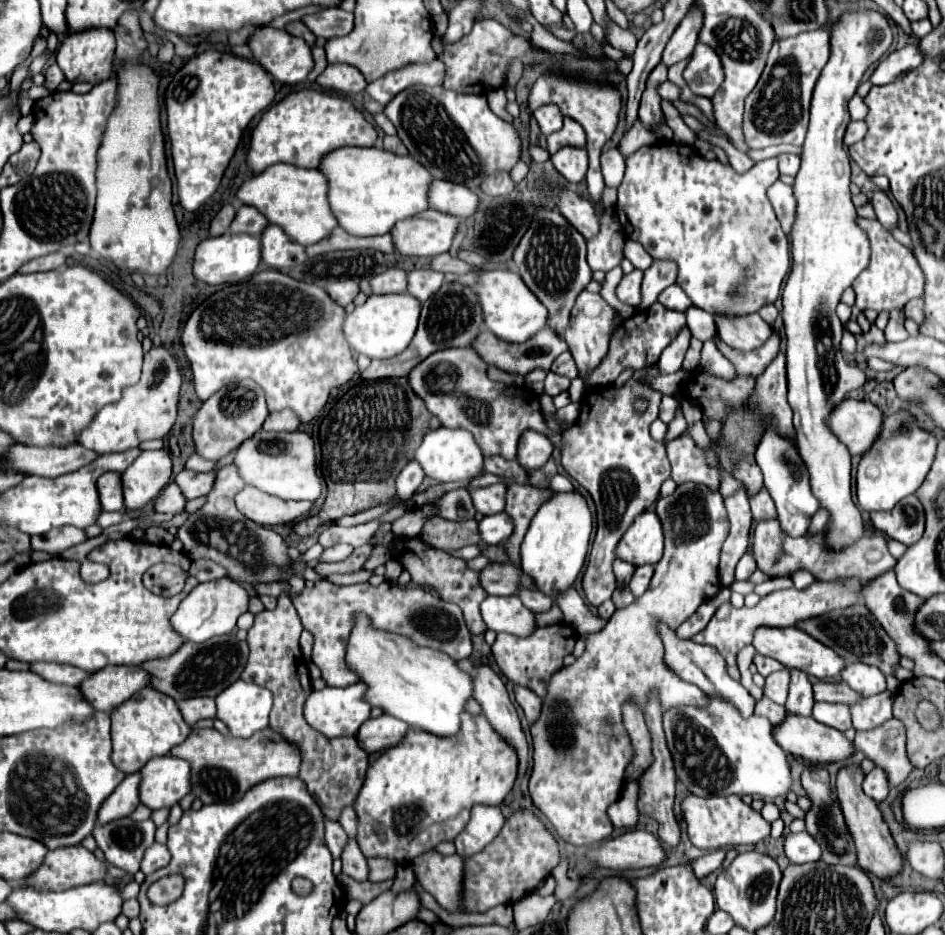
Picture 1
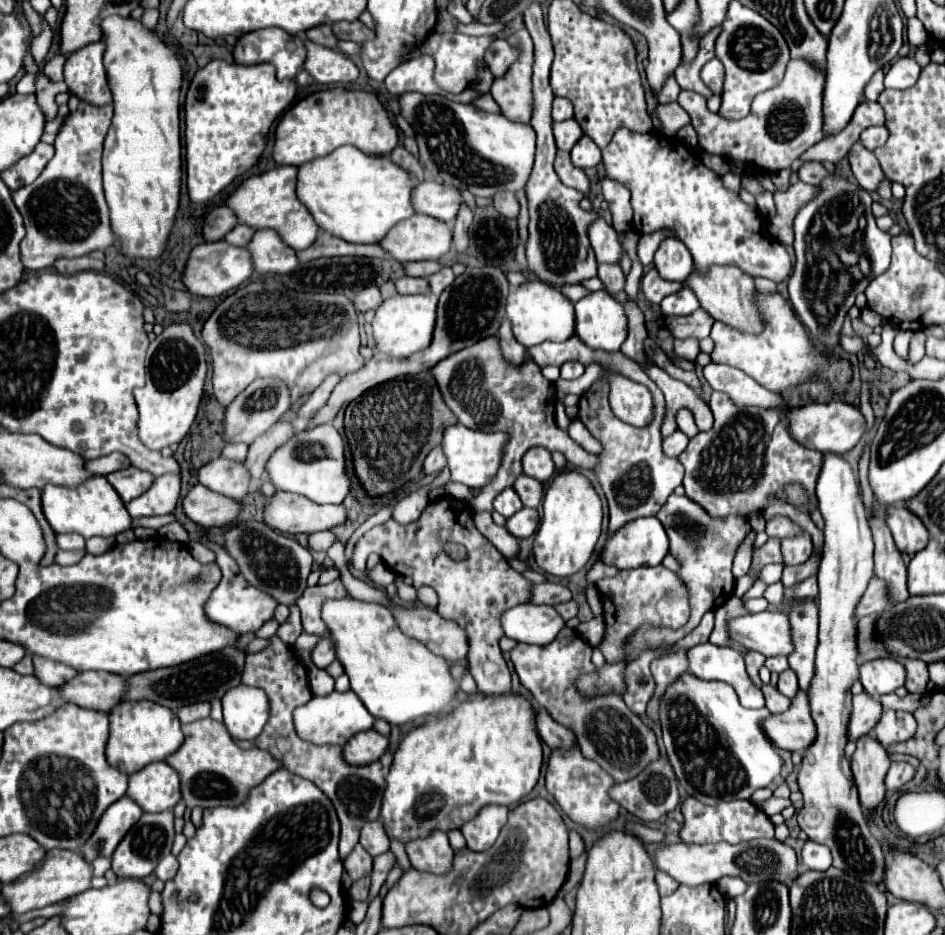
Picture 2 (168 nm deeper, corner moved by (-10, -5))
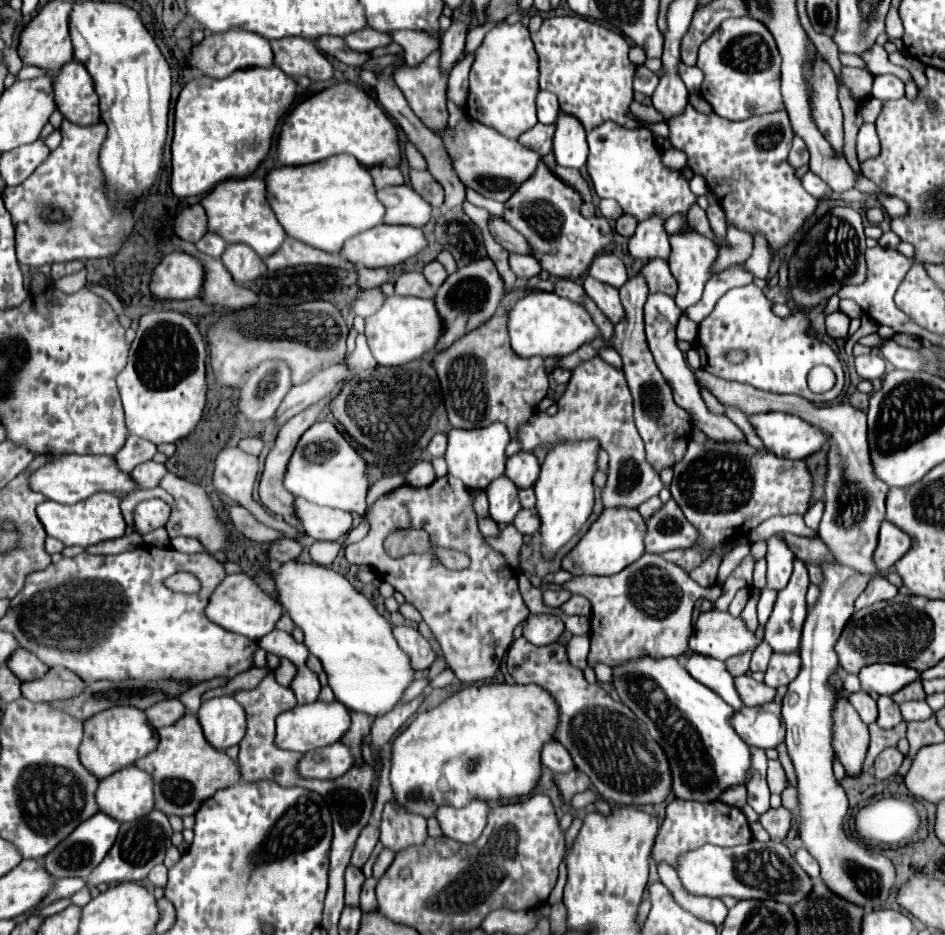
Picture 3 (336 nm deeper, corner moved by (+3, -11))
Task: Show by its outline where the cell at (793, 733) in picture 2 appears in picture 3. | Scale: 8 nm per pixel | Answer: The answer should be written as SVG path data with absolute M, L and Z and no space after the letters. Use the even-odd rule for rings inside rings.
M787 686L777 688L777 696L761 708L743 706L733 712L733 730L749 744L757 748L777 748L785 740L785 724L781 722L781 700Z

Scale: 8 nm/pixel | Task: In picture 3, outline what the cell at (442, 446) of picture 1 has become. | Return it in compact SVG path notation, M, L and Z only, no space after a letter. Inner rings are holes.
M493 422L485 428L475 430L457 430L449 432L449 446L445 452L445 460L449 466L449 474L463 480L471 488L487 488L495 478L505 474L505 448L511 442L509 430L501 422Z

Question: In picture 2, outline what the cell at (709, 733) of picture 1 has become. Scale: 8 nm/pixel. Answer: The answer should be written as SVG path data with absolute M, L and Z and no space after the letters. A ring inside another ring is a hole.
M684 672L674 682L674 686L668 688L664 700L660 702L664 750L674 766L680 786L696 800L710 806L734 798L748 800L758 788L770 788L774 780L780 776L784 760L778 756L774 744L770 742L770 738L766 738L766 732L762 730L762 722L768 716L770 712L766 708L760 710L744 708L730 684L698 680L692 674Z

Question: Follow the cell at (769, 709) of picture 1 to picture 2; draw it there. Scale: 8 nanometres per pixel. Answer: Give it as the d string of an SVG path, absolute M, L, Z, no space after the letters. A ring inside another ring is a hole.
M764 684L762 686L762 692L764 692L764 698L766 698L766 708L772 712L772 714L782 714L786 712L786 708L790 706L790 700L778 692L778 688L770 686L770 684Z

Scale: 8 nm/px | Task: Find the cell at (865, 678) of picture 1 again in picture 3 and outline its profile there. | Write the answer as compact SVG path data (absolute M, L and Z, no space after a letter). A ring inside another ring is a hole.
M871 664L859 672L861 688L869 694L895 694L905 684L921 680L921 672L905 664Z

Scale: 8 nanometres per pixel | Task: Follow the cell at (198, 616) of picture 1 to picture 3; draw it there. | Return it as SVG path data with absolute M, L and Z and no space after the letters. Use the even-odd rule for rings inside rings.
M229 574L213 592L209 606L205 610L207 618L215 624L219 624L221 628L247 636L251 640L259 640L261 636L269 634L271 630L275 630L277 620L283 616L283 608L279 602L275 602L271 596L265 596L265 592L261 592L261 588L257 588L257 582L247 576L247 574Z

